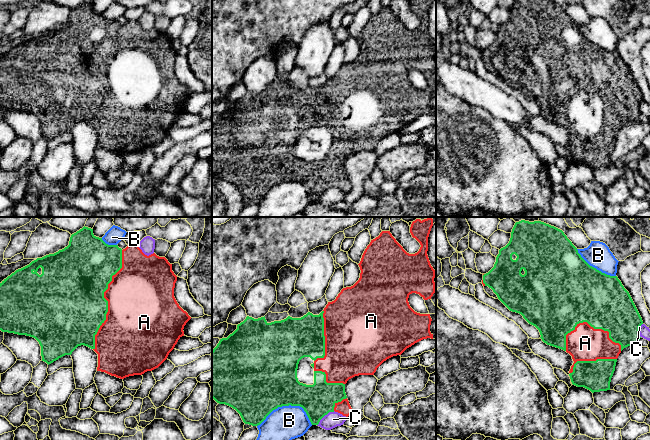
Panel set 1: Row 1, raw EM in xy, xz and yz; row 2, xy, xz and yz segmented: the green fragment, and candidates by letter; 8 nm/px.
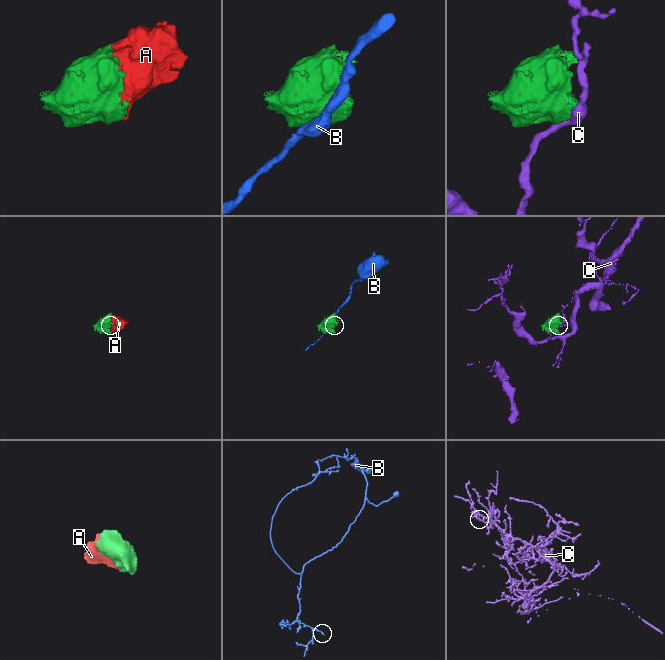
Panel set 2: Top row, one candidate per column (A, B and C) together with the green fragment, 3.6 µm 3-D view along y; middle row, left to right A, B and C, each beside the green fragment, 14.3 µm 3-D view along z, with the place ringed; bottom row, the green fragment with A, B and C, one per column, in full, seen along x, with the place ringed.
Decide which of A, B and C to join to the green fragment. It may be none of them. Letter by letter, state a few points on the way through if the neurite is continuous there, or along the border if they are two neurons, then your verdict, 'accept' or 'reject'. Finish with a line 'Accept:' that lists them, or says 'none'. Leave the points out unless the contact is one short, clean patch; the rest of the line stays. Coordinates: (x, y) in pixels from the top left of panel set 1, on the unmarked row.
A: accept
B: reject
C: reject
Accept: A

